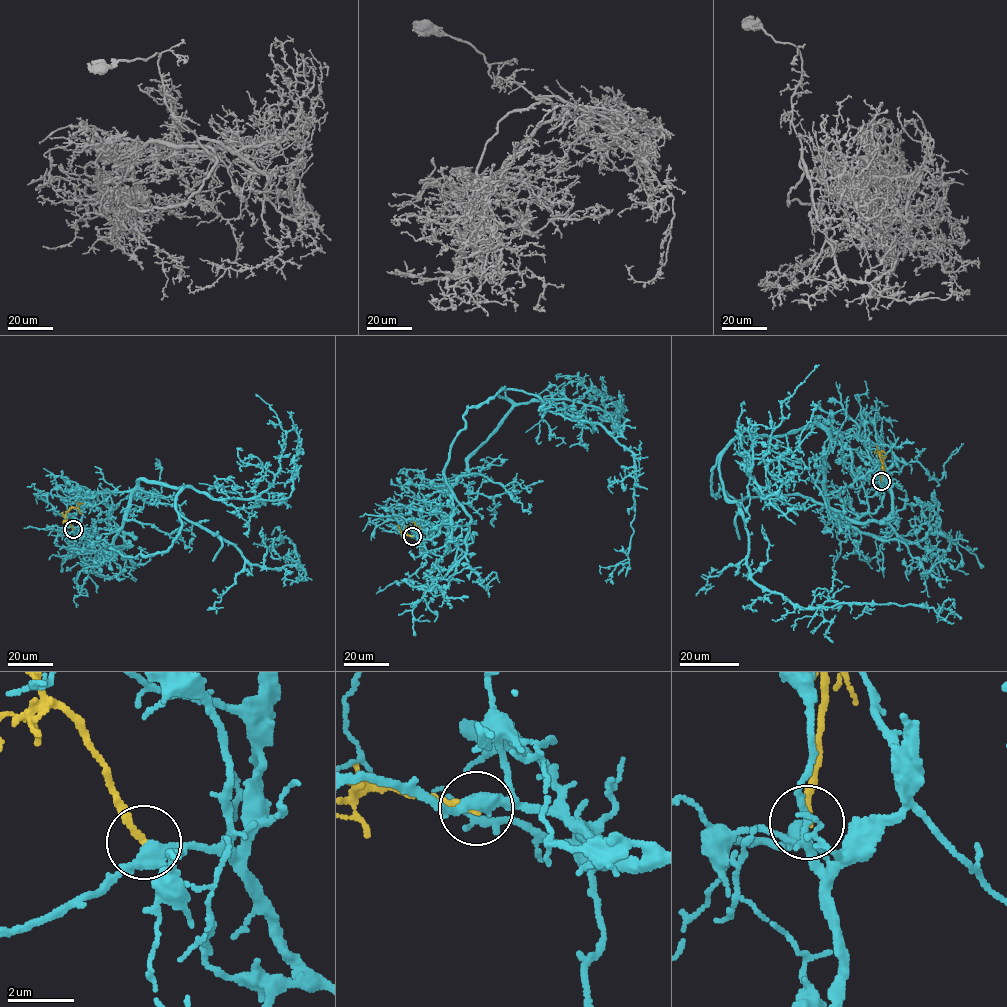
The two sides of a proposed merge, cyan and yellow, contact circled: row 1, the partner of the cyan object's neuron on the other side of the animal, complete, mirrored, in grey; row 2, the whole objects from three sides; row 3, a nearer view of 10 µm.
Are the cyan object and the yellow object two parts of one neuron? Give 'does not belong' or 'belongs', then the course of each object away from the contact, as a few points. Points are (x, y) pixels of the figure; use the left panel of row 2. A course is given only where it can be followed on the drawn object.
does not belong; cyan runs (73, 529), (69, 497), (143, 479), (189, 485), (176, 510), (251, 563), (299, 565), (286, 536), (254, 544); yellow runs (73, 529), (66, 512), (83, 503)

